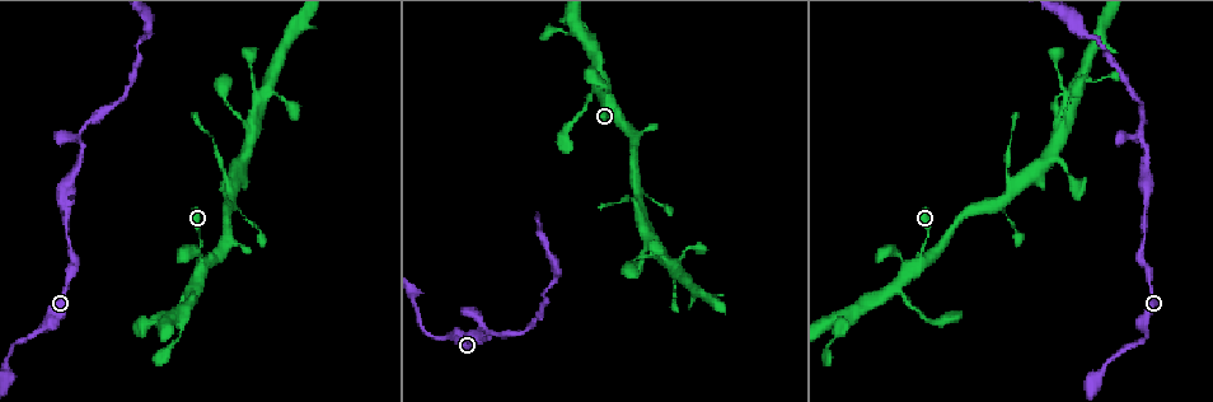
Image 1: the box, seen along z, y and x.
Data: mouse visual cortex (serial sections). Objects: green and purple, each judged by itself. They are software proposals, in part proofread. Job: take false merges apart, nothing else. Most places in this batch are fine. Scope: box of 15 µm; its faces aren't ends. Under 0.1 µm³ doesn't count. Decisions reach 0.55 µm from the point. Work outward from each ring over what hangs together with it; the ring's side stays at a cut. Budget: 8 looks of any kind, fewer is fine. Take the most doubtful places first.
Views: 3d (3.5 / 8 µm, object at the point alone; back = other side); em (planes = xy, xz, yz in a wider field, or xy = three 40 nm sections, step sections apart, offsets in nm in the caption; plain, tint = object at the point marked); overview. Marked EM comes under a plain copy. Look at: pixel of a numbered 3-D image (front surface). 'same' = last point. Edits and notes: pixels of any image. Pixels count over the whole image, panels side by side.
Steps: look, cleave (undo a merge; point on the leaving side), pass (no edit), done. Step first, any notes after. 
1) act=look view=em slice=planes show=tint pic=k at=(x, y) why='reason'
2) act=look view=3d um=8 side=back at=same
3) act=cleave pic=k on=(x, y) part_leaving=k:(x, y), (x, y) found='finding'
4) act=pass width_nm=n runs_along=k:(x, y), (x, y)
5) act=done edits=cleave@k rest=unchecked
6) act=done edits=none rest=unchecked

act=look view=3d um=3.5 pic=1 at=(488, 333) why='a fork'

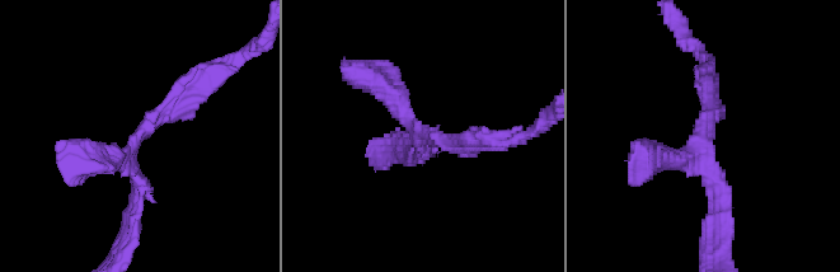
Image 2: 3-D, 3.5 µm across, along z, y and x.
act=look view=em slice=xy step=5 show=tint pic=2 at=(418, 136)

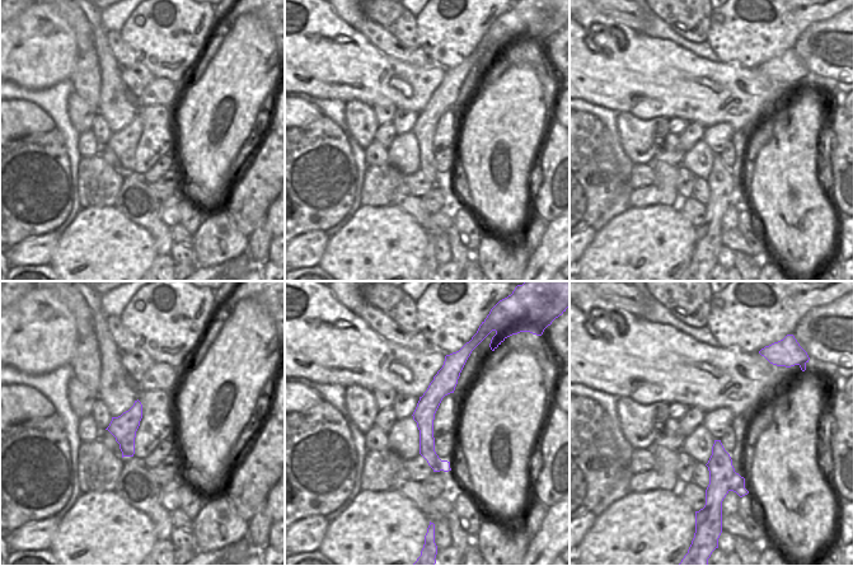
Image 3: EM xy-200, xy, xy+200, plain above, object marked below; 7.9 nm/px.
act=pass runs_along=2:(128, 229), (132, 142), (187, 88) found='one cell here'

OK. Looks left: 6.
act=look view=3d um=8 pic=1 at=(610, 115) why='branch point'

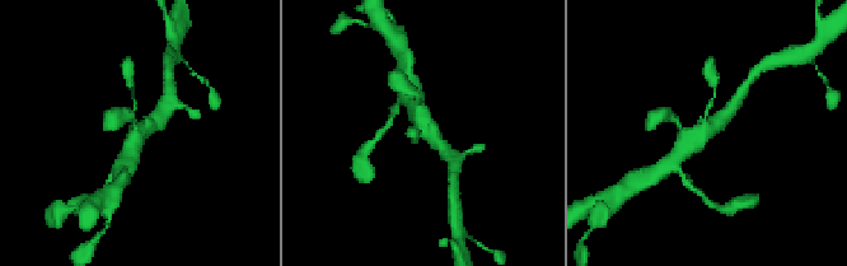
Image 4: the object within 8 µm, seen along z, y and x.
act=look view=3d um=3.5 side=back pic=4 at=(420, 127)

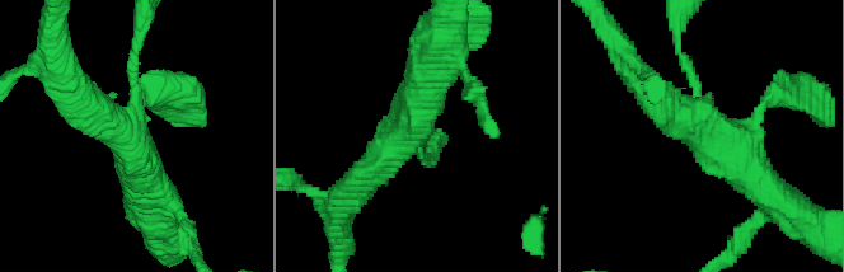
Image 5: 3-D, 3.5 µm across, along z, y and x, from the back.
act=pass runs_along=5:(141, 40), (125, 125), (74, 94) found='all the same cell'

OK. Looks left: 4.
act=look view=3d um=3.5 pic=1 at=(1060, 82) why='narrows sharply'

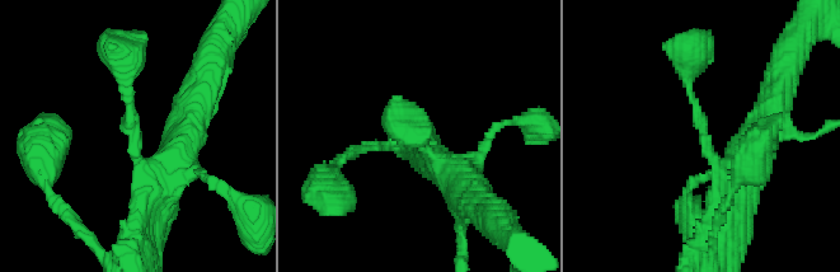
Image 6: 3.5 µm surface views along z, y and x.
act=look view=em slice=planes show=tint pic=6 at=(707, 136) arm_widths_nm=150,350

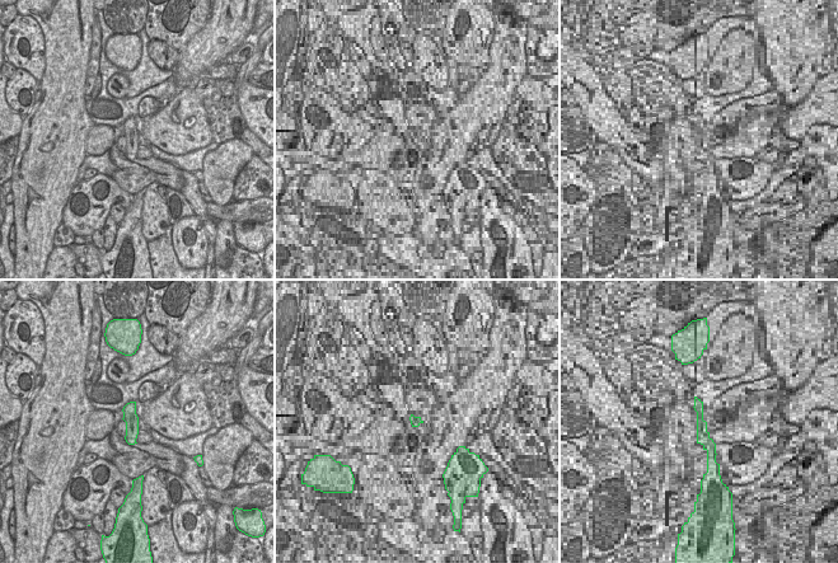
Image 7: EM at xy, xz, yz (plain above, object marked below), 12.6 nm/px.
act=pass width_nm=180 runs_along=7:(132, 404), (131, 441) found='continuous, no second cell'

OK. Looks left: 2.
act=done edits=none rest=unchecked

